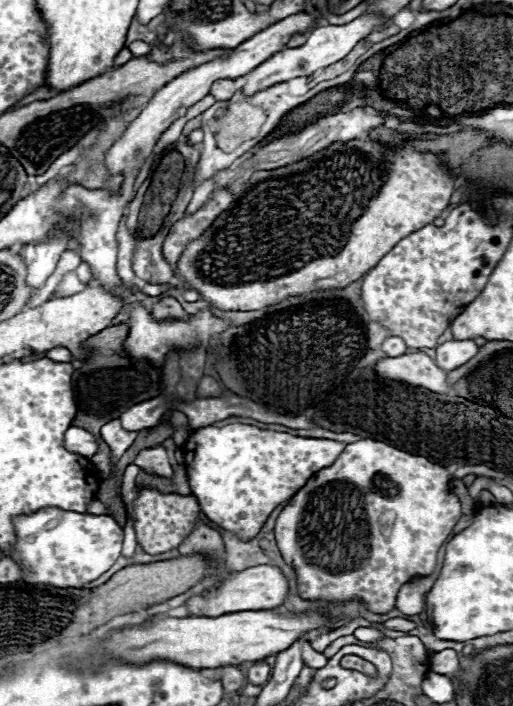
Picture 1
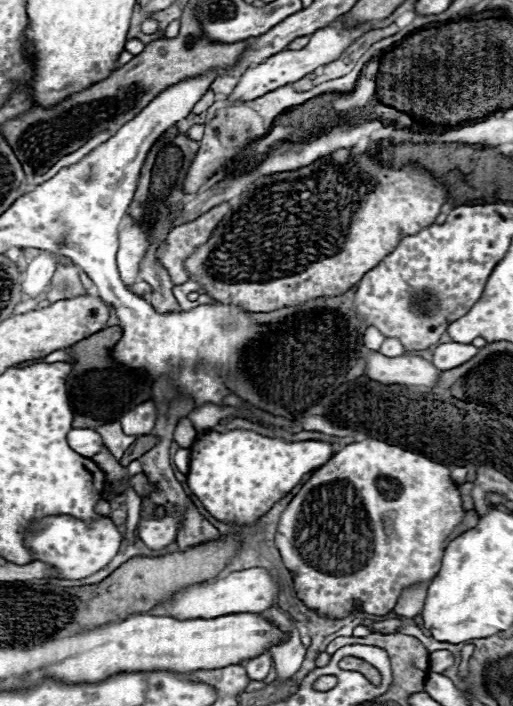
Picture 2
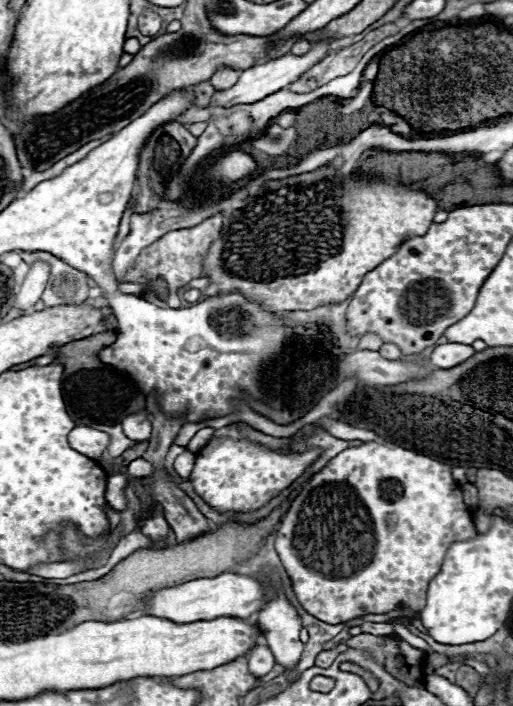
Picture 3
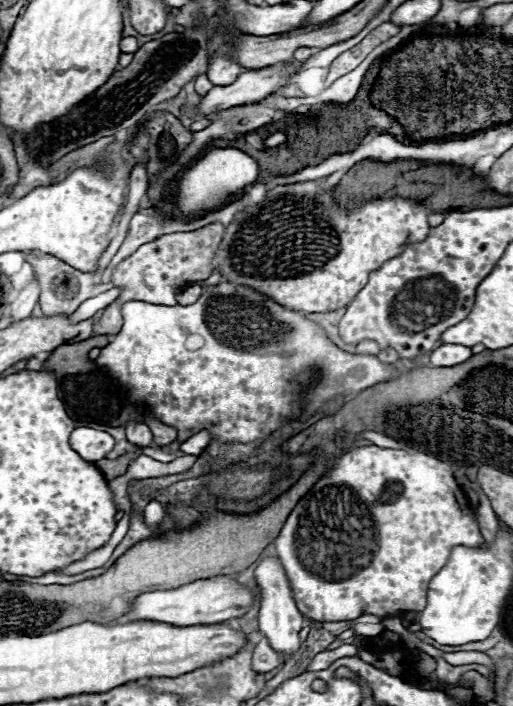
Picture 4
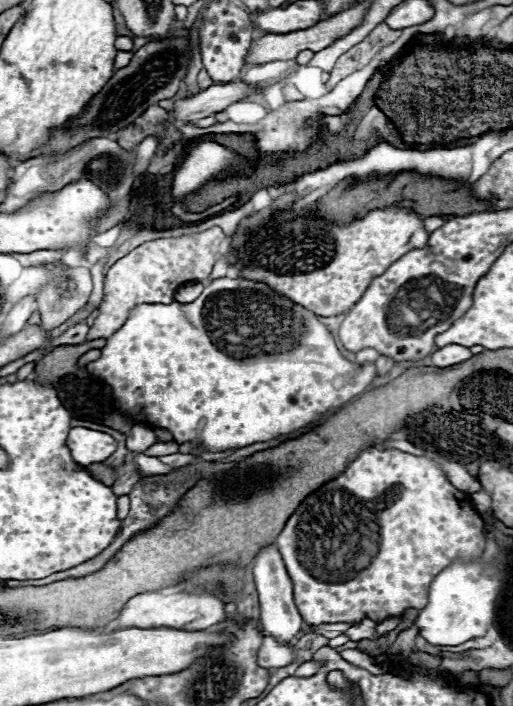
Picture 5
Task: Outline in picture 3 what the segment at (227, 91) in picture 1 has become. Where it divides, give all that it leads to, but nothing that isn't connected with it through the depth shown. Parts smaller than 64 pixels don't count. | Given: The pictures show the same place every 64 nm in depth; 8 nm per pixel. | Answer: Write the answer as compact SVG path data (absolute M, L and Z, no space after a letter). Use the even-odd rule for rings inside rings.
M220 68L214 72L214 76L210 78L210 84L216 88L216 90L228 90L232 88L232 84L236 84L240 72L238 70L232 70L232 68Z

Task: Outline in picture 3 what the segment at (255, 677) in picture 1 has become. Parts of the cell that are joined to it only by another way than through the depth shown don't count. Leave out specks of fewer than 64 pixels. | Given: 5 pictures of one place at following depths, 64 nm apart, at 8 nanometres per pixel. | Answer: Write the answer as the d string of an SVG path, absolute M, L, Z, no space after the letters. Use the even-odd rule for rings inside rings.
M258 644L254 648L254 652L248 656L248 670L256 678L266 676L272 670L274 664L276 664L276 660L274 660L274 656L272 656L272 652L270 652L270 648L266 644Z

